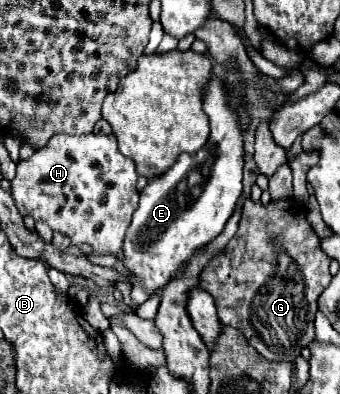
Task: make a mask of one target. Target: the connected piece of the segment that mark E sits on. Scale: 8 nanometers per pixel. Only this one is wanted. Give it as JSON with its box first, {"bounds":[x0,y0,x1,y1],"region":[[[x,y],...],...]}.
{"bounds":[123,78,243,304],"region":[[[211,78],[205,86],[205,114],[211,122],[207,144],[195,154],[181,154],[163,176],[151,180],[139,194],[139,206],[123,240],[123,266],[133,286],[133,300],[143,304],[159,288],[165,288],[195,250],[207,246],[235,210],[243,178],[243,136],[239,118],[227,104],[221,80]]]}

